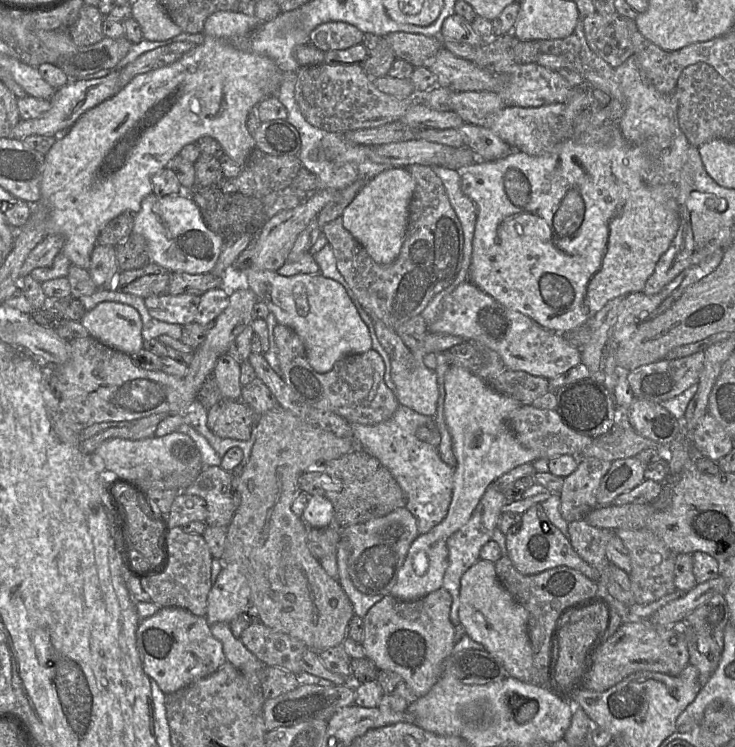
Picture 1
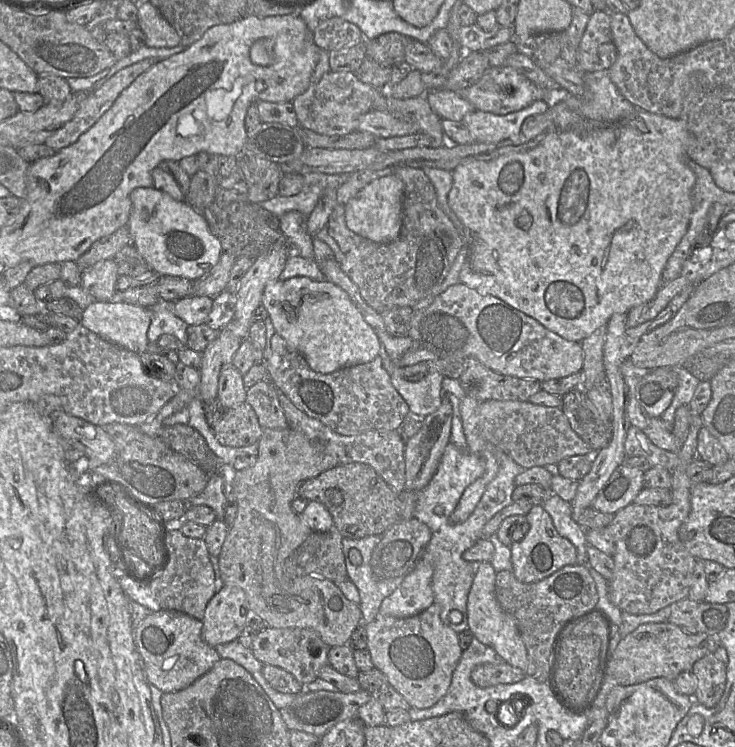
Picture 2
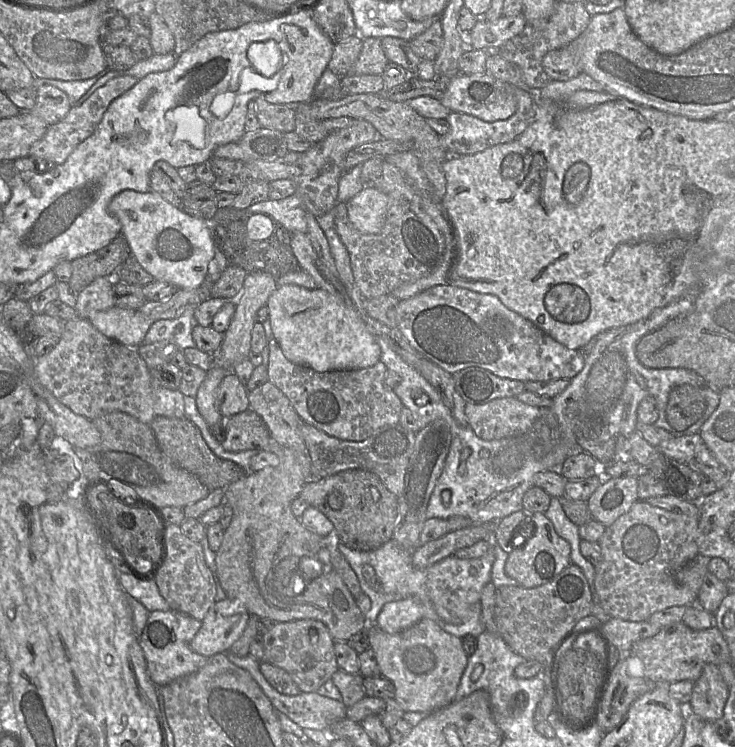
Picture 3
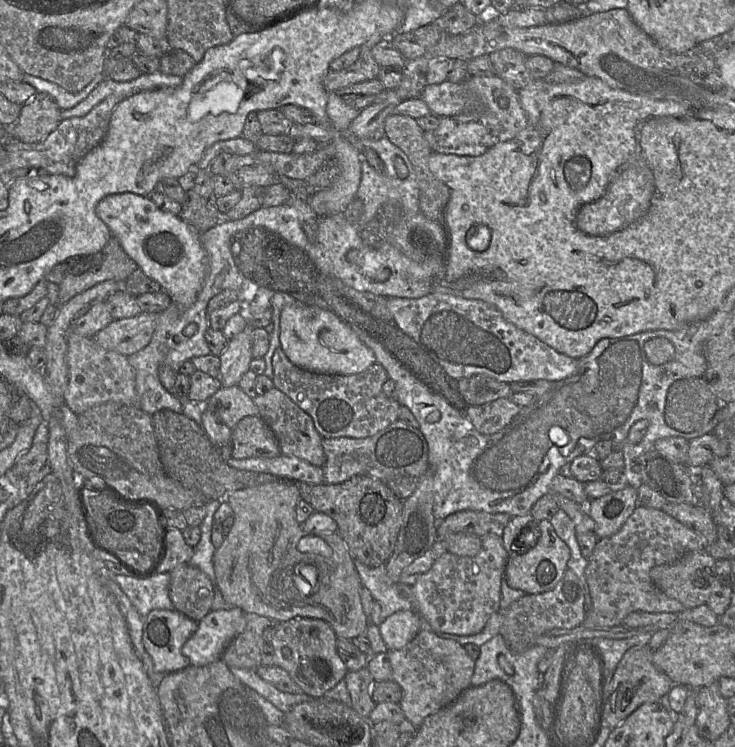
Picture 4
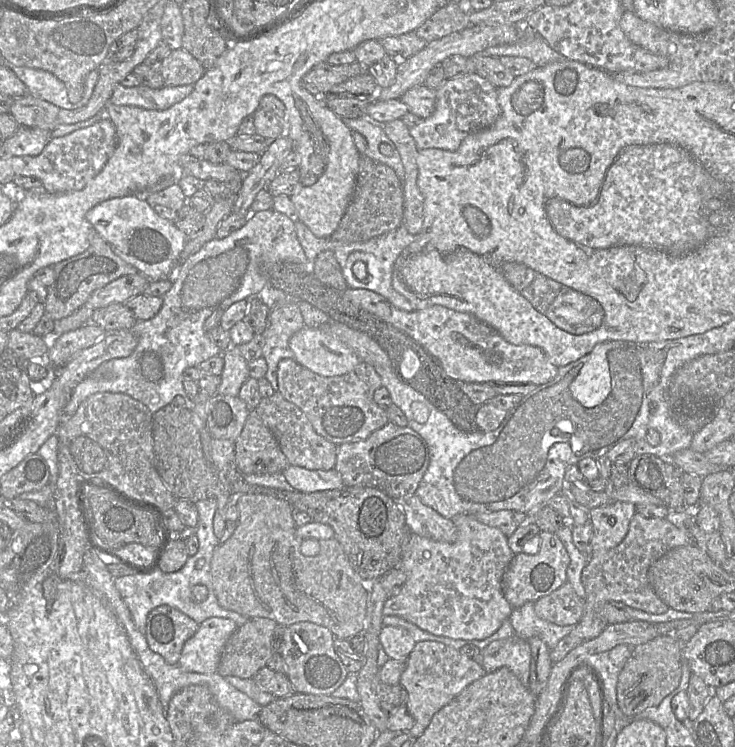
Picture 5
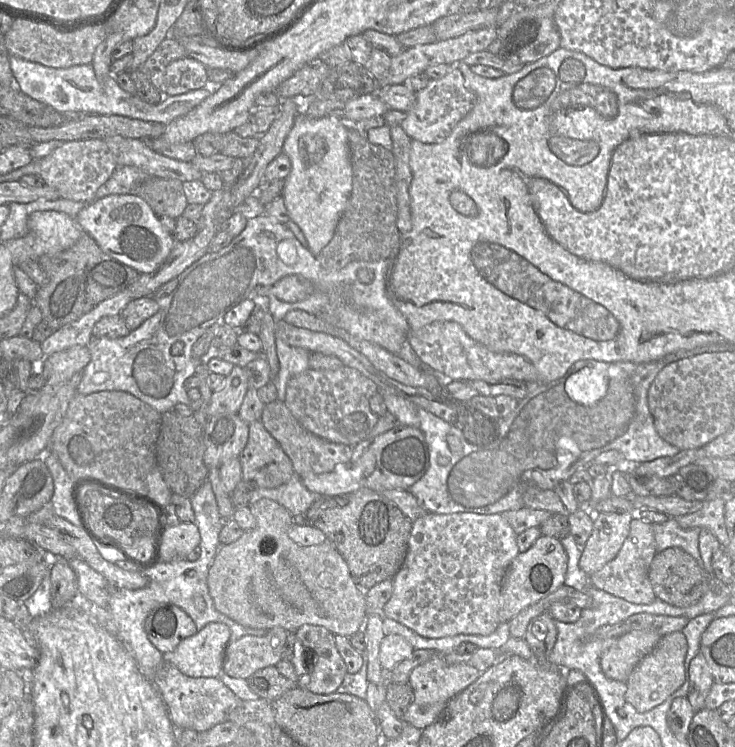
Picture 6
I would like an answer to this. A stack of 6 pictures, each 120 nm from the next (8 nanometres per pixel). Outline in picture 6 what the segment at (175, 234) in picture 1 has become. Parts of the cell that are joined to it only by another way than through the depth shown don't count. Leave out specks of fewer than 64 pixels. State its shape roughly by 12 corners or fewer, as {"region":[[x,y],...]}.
{"region":[[110,194],[75,220],[140,274],[176,243],[150,205]]}

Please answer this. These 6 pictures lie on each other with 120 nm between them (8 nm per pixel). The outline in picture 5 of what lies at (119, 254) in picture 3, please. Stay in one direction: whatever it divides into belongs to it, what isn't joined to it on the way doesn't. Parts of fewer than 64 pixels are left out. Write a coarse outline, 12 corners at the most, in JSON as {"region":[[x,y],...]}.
{"region":[[92,233],[83,253],[53,267],[45,309],[55,321],[96,291],[139,273]]}

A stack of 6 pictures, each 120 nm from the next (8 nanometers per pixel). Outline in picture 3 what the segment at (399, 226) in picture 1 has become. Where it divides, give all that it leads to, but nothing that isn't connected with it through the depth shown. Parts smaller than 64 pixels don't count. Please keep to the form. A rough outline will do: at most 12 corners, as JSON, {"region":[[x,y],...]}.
{"region":[[365,186],[347,202],[347,216],[361,233],[377,234],[388,197]]}

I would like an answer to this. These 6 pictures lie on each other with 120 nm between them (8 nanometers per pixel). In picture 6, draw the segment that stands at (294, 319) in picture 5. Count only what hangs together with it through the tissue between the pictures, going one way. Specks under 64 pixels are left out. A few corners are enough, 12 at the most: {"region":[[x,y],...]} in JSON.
{"region":[[275,338],[279,371],[270,382],[284,402],[289,379],[310,369],[311,352]]}

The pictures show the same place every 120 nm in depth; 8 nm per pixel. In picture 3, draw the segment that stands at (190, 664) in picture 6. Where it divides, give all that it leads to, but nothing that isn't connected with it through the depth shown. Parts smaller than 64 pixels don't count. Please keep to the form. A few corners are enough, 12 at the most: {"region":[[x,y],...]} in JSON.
{"region":[[227,597],[201,621],[190,647],[207,658],[228,652],[249,612]]}

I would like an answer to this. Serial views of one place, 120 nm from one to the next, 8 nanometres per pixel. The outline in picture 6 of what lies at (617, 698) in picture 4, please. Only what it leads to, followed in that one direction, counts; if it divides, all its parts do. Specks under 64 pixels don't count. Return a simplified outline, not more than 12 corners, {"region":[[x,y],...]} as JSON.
{"region":[[665,635],[630,674],[637,712],[662,704],[685,681],[688,642]]}

